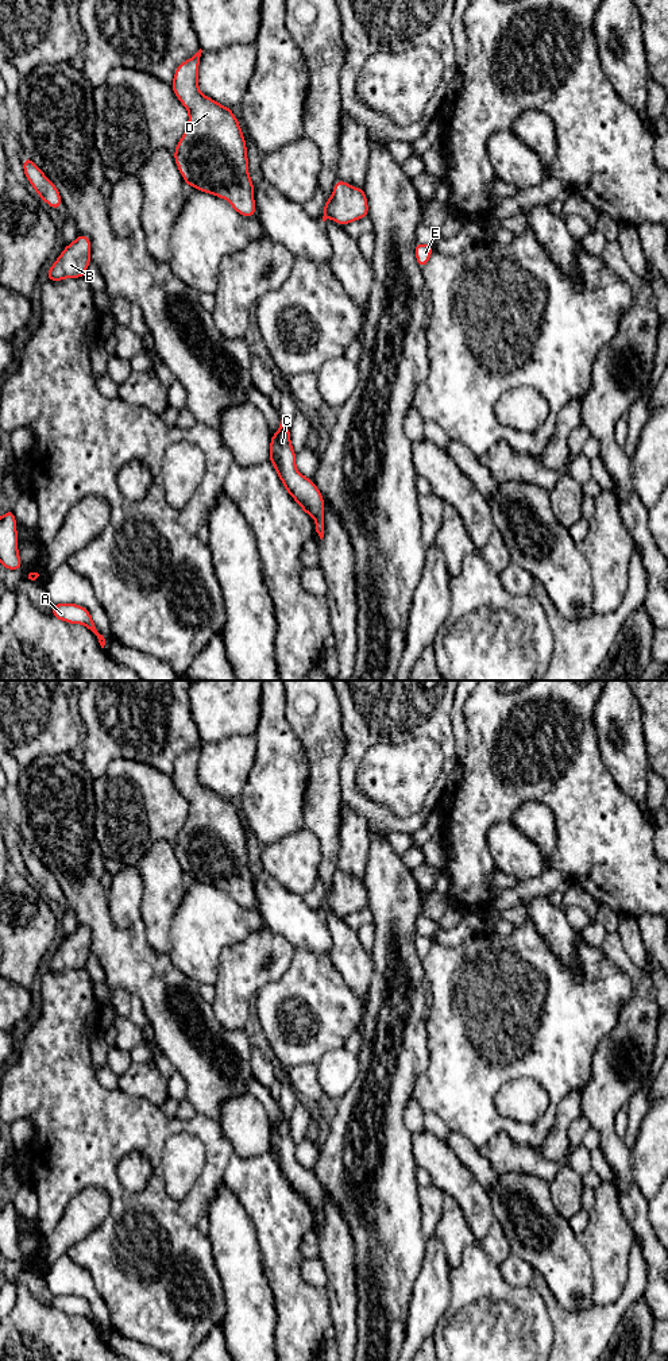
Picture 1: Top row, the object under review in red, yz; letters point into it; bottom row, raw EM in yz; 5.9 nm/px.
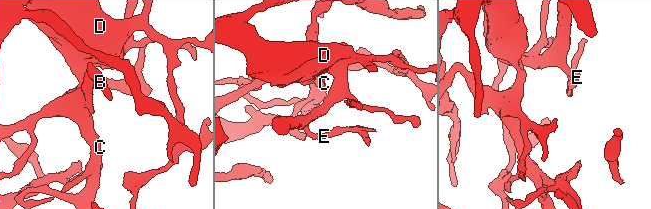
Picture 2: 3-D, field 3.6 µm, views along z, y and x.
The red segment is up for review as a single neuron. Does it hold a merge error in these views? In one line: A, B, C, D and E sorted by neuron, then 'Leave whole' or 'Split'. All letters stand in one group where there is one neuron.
Groups: A B C D E. Leave whole

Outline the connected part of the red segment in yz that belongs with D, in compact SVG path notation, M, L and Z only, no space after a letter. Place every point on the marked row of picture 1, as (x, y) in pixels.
M200 49L190 59L179 63L171 82L175 96L189 112L189 124L177 144L174 159L188 186L227 198L236 212L251 217L255 216L255 201L246 140L231 108L200 92L197 76L201 53Z

